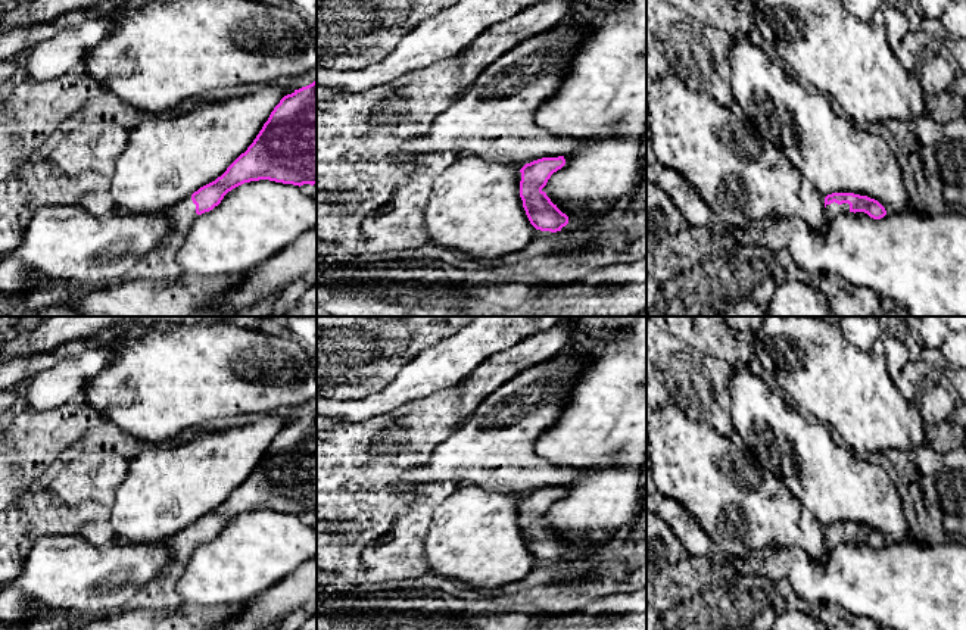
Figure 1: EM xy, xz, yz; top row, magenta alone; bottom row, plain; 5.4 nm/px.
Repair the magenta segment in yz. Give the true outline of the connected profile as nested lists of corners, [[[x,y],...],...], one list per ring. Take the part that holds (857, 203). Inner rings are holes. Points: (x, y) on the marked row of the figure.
[[[832,193],[825,197],[825,212],[828,221],[847,212],[864,212],[873,219],[881,219],[886,215],[885,208],[875,199],[854,193]]]

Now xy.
[[[317,81],[284,96],[271,112],[262,130],[247,147],[215,181],[200,187],[190,197],[171,206],[165,216],[172,231],[161,243],[159,252],[177,237],[188,233],[197,215],[212,210],[233,188],[259,180],[269,180],[283,184],[303,185],[317,184]]]

